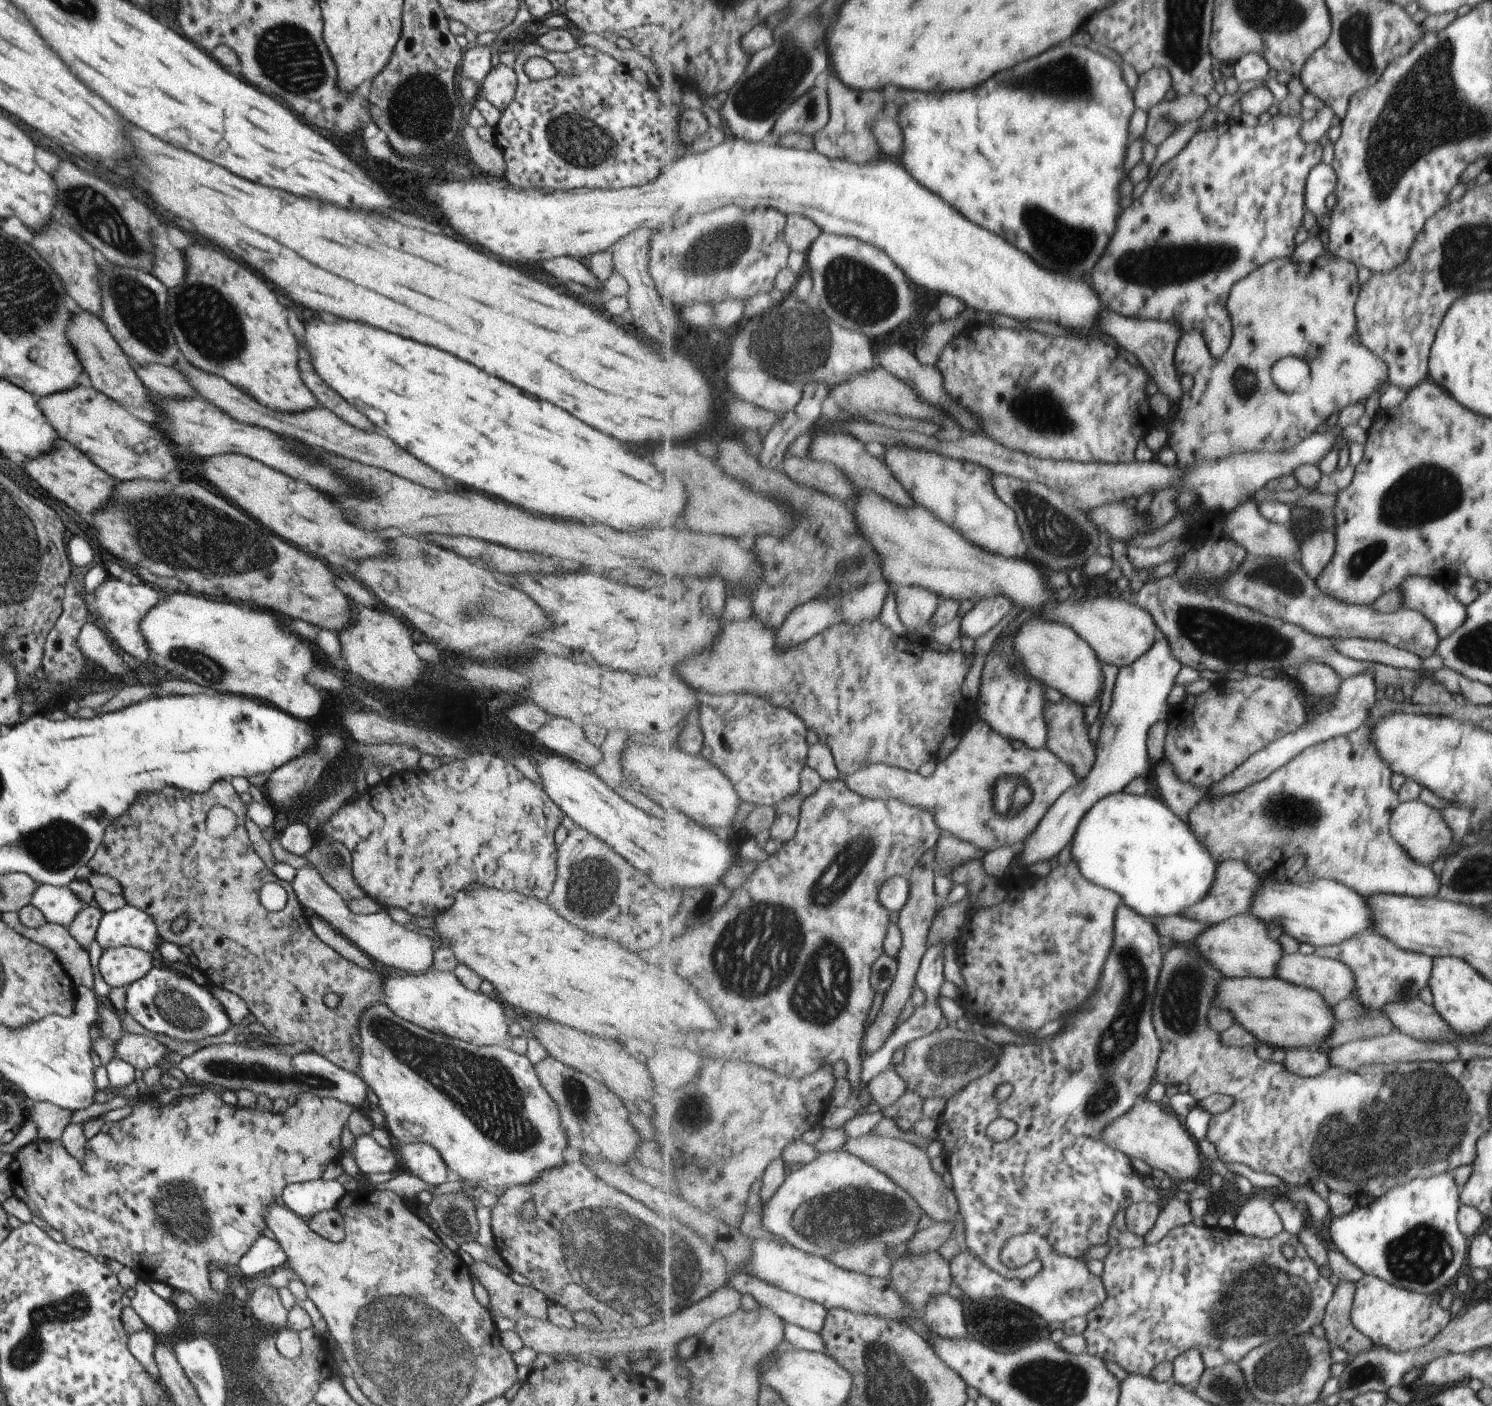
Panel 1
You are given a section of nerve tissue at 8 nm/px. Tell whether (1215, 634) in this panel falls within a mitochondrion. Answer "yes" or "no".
yes

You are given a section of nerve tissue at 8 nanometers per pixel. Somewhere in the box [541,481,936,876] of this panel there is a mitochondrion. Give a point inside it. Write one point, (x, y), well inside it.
(856, 563)

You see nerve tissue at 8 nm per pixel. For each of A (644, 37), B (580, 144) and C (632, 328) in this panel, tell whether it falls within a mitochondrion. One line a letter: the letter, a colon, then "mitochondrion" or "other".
A: other
B: mitochondrion
C: other

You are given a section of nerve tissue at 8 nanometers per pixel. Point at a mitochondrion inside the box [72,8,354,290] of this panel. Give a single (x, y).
(289, 55)

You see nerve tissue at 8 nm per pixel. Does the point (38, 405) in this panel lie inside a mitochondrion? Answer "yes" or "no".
no

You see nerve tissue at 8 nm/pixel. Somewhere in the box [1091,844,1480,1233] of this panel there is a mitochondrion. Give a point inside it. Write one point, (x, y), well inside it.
(1390, 1136)

